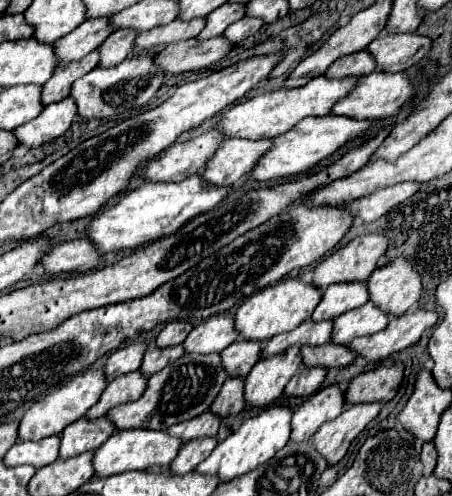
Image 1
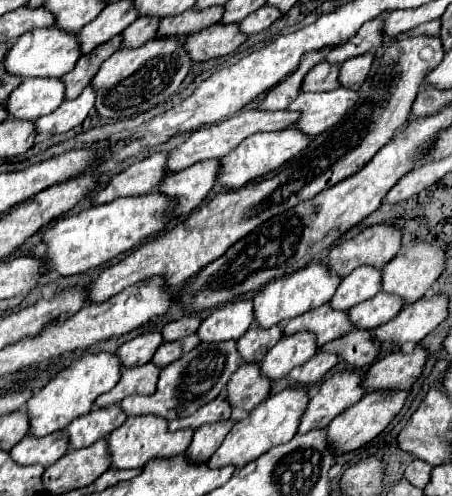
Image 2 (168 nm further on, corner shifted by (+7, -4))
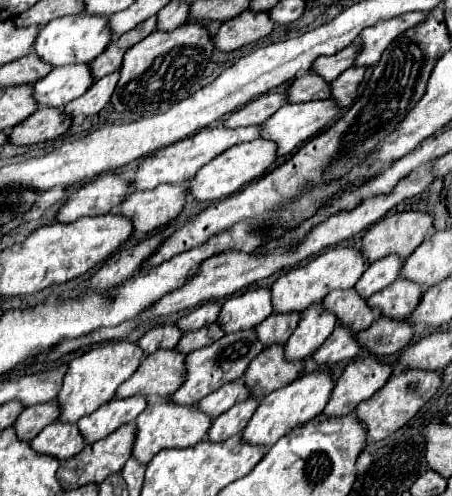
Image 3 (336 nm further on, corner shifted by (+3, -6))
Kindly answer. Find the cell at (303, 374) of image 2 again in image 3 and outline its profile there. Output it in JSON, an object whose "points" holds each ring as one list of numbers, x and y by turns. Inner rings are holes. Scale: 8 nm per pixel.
{"points":[[335,327,335,331,329,335,329,339,315,351,313,359,319,365,331,365,339,363,343,359,351,361,361,351,361,345,357,343,357,337,353,331,345,331,345,327]]}

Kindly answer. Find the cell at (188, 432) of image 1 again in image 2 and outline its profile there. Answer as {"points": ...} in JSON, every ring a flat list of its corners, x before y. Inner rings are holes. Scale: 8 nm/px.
{"points":[[221,393,217,399,213,399,211,403,203,405,197,413,193,413,191,417,185,419,175,419,169,423,169,431,179,431,179,429,199,429,201,425,209,425,209,423,219,423,219,421,227,421,231,415,231,407,225,399,225,393]]}

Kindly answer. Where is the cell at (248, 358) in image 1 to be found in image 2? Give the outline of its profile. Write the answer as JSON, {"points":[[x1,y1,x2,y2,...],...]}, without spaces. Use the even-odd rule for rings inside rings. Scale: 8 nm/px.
{"points":[[249,327,241,339,237,339,237,353,243,363,259,363,265,353,281,339,281,327,257,329]]}

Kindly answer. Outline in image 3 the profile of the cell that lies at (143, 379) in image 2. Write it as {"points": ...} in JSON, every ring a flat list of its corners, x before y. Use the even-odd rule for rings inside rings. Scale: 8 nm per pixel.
{"points":[[161,349,141,361,141,367,133,373,133,379,127,379,117,389,117,397,169,397,173,391,177,391,181,381,185,381,185,353,177,353,175,349]]}

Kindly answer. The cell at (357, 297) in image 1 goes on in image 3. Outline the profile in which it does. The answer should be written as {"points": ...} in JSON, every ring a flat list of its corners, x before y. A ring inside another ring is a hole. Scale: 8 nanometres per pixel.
{"points":[[387,255,383,259,371,263,369,269,363,273,363,277,357,281,355,289,359,291,361,297,367,299,369,295,391,285,399,277,403,263,405,263,405,259,399,255]]}

